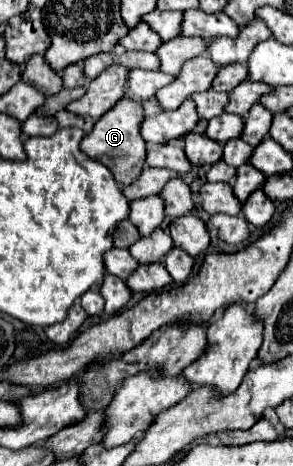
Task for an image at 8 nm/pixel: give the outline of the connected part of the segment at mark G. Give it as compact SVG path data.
M122 98L108 114L104 114L94 124L94 130L82 138L80 150L90 158L102 162L114 174L114 180L120 186L130 186L130 182L134 182L134 178L138 178L138 174L144 170L146 160L146 142L140 136L142 122L144 122L142 104L130 98Z

